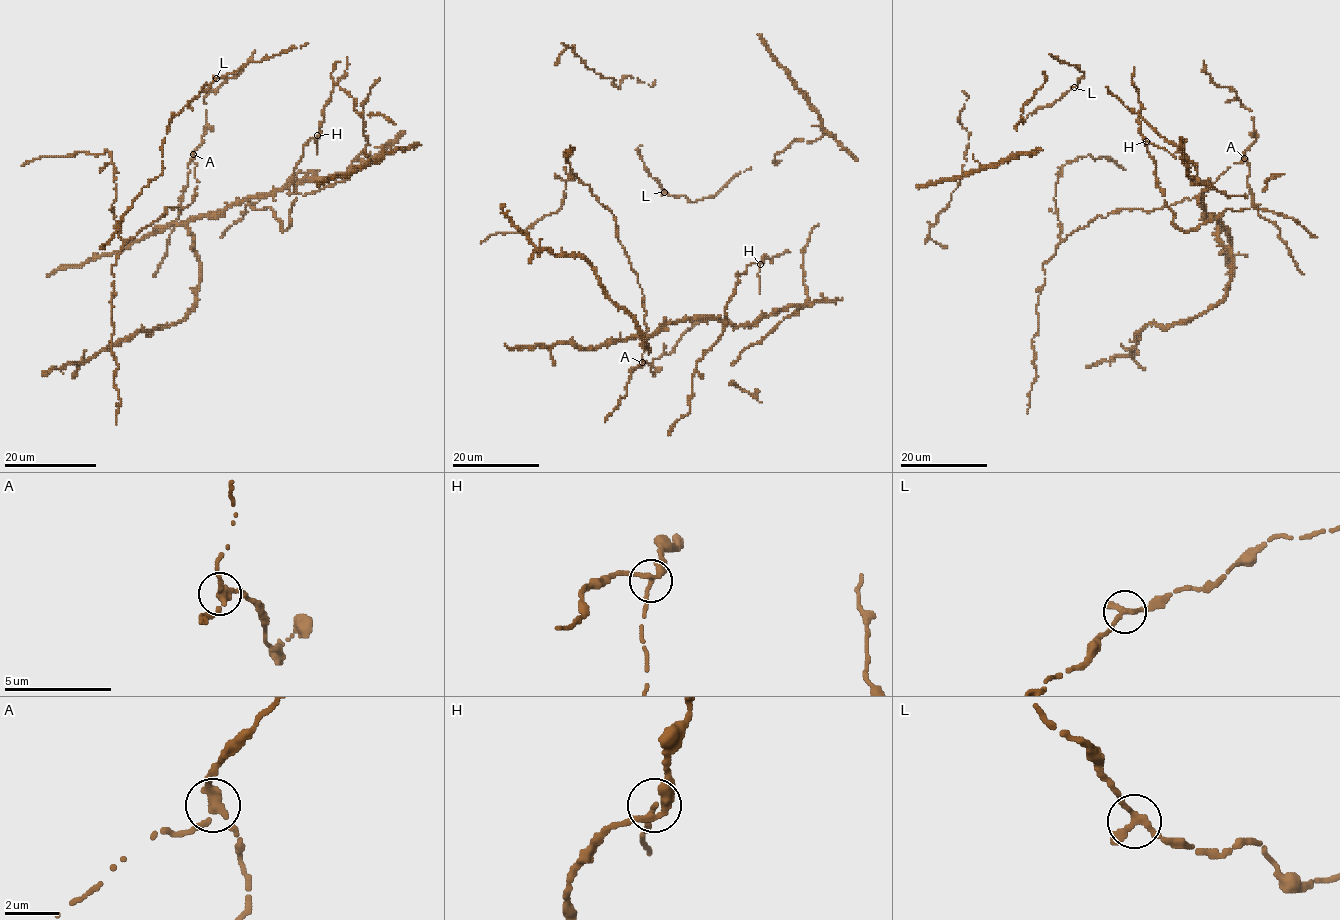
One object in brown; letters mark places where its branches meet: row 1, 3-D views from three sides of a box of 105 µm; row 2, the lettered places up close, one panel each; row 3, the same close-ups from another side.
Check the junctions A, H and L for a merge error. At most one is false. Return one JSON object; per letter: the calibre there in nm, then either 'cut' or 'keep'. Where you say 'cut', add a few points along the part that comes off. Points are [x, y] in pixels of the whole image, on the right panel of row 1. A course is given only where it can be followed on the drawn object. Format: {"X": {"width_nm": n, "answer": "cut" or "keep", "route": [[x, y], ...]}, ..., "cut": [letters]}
{"A": {"width_nm": 260, "answer": "cut", "route": [[1244, 158], [1191, 199], [1099, 216], [1062, 241], [1054, 198], [1062, 168], [1091, 155], [1125, 169]]}, "H": {"width_nm": 200, "answer": "keep"}, "L": {"width_nm": 300, "answer": "keep"}, "cut": ["A"]}

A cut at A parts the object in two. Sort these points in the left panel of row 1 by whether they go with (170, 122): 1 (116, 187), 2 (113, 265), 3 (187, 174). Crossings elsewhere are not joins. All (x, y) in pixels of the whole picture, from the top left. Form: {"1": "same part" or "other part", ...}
{"1": "other part", "2": "other part", "3": "same part"}

